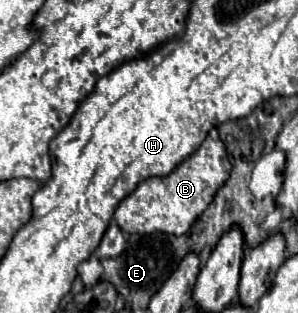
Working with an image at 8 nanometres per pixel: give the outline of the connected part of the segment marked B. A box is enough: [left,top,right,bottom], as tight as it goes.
[116,137,230,235]

